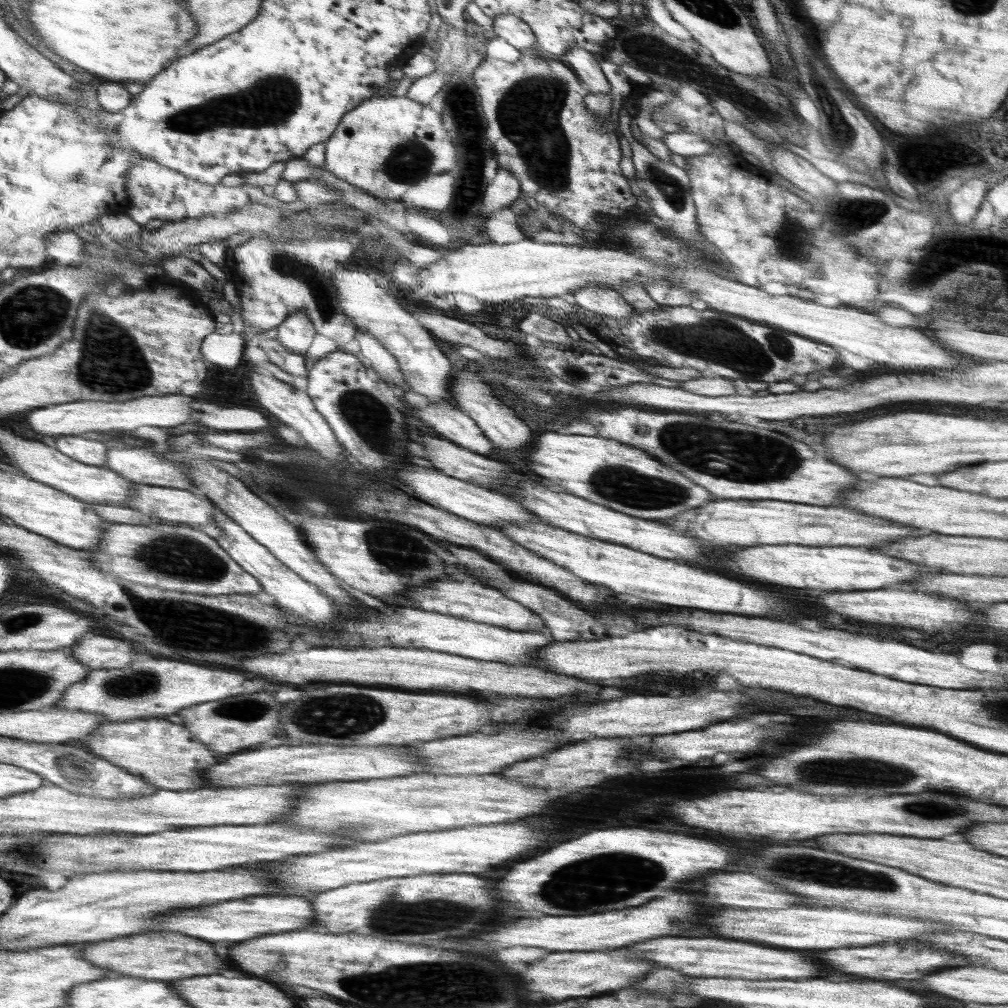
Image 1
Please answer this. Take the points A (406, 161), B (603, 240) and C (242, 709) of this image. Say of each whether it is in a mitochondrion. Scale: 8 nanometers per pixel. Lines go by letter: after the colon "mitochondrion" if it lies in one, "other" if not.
A: mitochondrion
B: other
C: mitochondrion

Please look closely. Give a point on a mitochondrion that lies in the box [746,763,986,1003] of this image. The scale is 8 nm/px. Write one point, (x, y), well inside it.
(806, 867)

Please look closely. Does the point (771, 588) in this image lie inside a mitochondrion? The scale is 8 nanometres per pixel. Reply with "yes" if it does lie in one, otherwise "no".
no

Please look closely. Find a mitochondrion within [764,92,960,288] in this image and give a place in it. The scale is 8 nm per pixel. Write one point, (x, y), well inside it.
(848, 212)

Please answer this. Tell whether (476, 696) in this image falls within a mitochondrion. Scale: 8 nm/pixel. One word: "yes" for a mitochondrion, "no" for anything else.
no

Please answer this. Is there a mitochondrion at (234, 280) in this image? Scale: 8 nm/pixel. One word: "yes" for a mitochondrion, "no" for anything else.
no

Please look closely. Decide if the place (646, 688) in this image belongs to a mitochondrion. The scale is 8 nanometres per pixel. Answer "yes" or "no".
no

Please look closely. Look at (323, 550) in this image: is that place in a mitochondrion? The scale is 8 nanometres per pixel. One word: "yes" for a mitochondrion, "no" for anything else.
no

